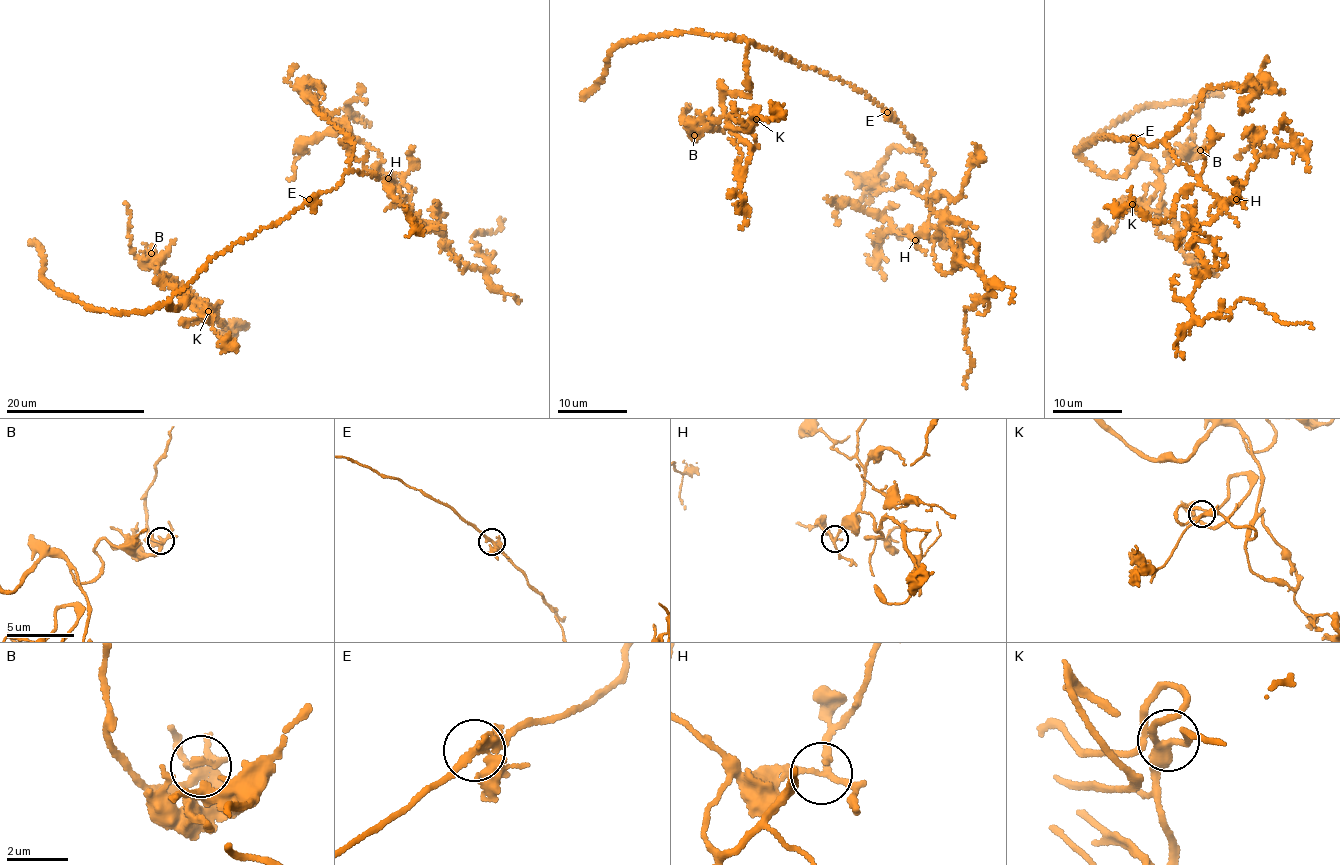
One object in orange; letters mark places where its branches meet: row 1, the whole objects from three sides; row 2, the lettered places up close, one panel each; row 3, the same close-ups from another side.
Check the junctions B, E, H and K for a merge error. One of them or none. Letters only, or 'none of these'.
none of these

